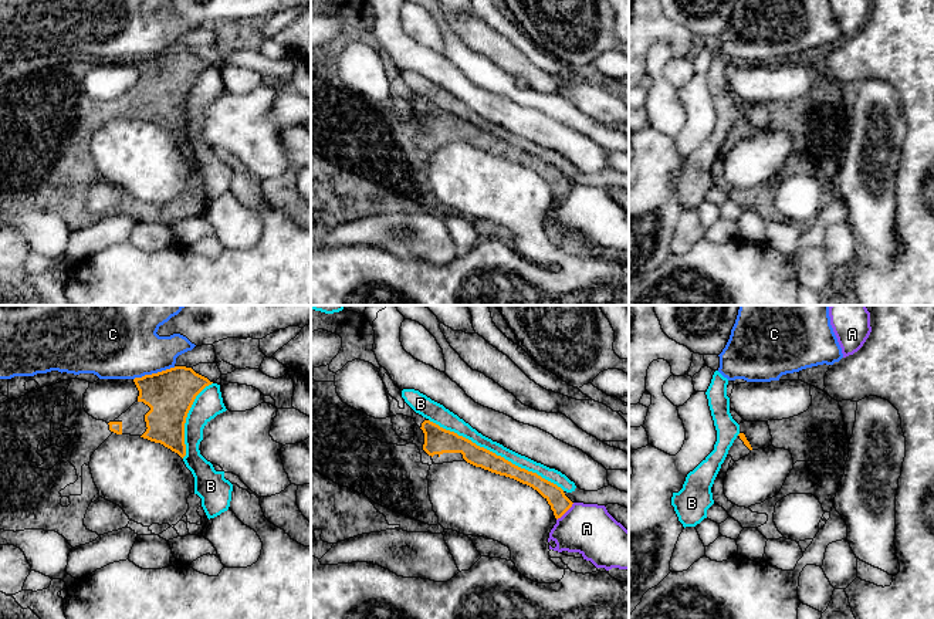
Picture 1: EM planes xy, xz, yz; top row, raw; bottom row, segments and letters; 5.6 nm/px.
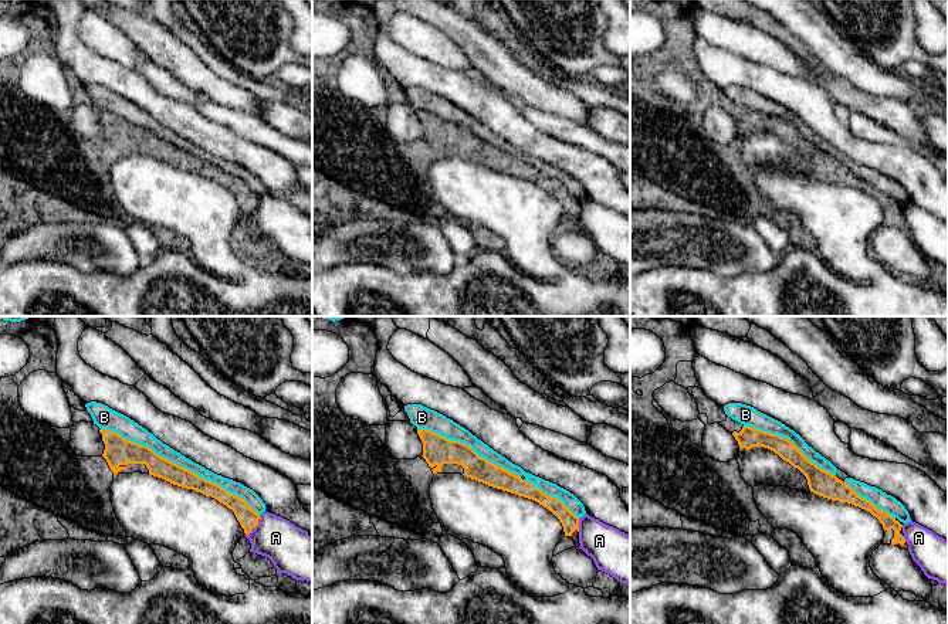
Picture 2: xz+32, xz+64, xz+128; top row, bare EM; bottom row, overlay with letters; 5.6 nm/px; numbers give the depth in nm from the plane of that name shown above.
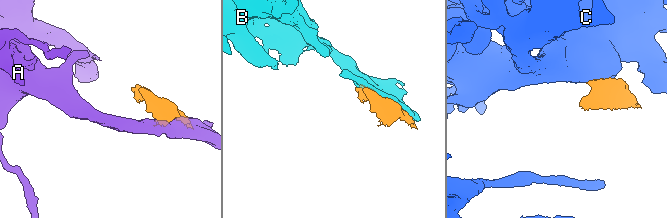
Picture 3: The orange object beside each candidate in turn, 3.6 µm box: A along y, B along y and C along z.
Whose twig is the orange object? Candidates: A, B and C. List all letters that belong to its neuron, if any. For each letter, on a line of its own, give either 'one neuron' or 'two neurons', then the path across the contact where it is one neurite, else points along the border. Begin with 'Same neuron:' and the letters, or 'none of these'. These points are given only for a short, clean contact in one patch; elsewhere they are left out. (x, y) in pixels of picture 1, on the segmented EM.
Same neuron: none of these
A: two neurons
B: two neurons
C: two neurons

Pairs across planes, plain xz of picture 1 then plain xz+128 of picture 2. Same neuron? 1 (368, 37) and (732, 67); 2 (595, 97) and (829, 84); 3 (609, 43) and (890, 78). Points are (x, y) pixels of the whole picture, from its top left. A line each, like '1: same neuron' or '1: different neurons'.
1: different neurons
2: same neuron
3: different neurons

